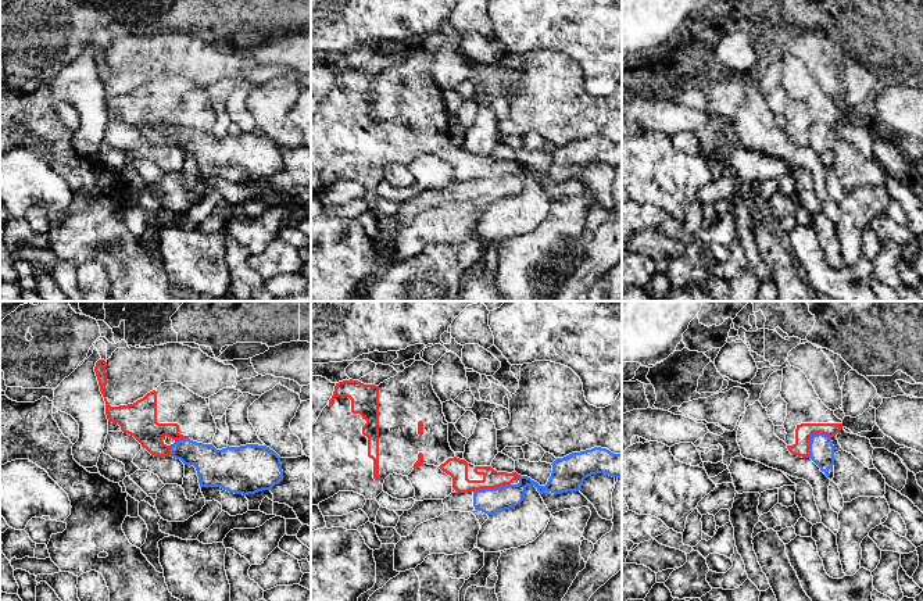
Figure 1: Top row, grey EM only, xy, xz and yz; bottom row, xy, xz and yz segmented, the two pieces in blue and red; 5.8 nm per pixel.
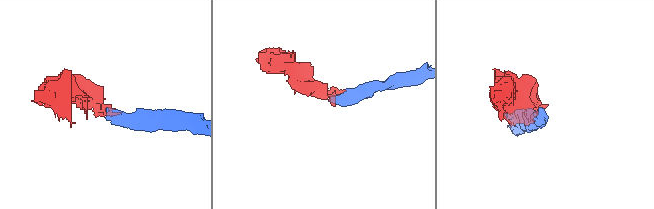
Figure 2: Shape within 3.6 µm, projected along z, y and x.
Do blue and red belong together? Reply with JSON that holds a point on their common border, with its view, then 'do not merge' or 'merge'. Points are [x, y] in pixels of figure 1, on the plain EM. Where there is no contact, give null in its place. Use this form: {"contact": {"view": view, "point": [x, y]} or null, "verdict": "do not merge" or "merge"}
{"contact": {"view": "yz", "point": [811, 127]}, "verdict": "do not merge"}

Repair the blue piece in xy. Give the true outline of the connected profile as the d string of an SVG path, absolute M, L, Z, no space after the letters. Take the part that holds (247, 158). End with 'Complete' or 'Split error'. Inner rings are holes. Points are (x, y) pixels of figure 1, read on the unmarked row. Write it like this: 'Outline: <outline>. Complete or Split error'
Outline: M180 128L171 136L171 143L196 157L200 176L221 176L247 185L271 179L283 169L280 146L266 135L217 139L212 133Z. Complete

